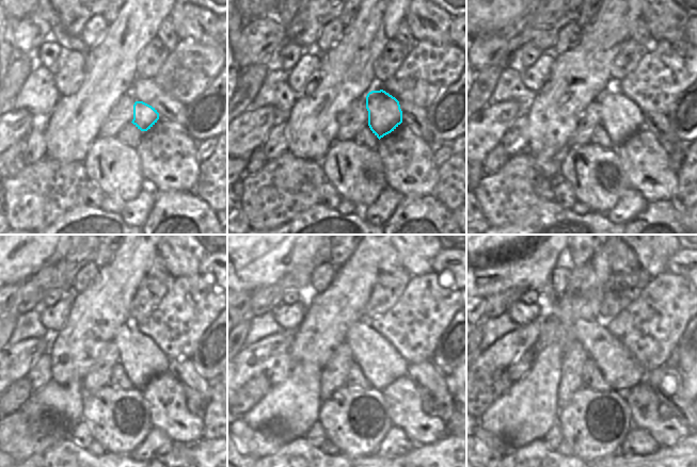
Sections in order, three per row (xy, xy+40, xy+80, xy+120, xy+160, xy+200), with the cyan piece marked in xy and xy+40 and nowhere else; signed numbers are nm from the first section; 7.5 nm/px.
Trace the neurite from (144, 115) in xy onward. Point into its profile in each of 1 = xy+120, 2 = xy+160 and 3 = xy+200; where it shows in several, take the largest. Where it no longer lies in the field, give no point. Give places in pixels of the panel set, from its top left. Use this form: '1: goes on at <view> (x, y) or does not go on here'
1: goes on at xy+120 (142, 359)
2: goes on at xy+160 (381, 364)
3: goes on at xy+200 (619, 368)

